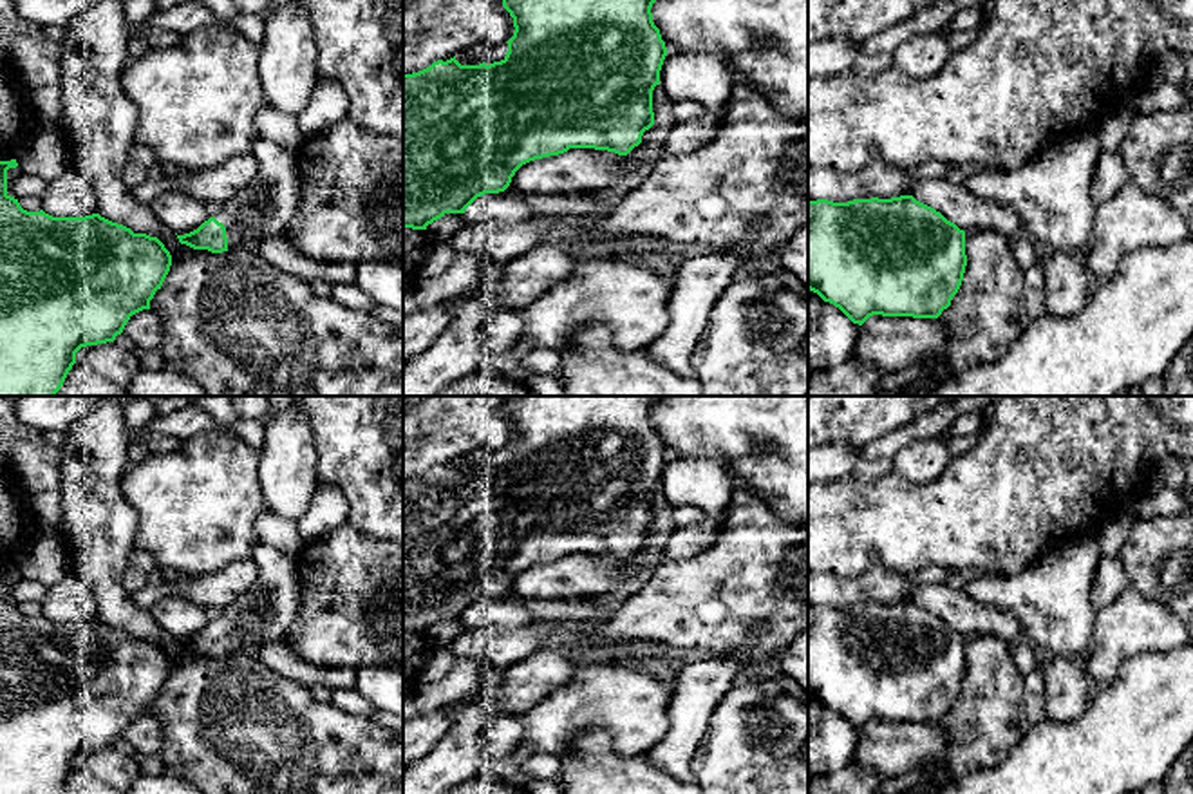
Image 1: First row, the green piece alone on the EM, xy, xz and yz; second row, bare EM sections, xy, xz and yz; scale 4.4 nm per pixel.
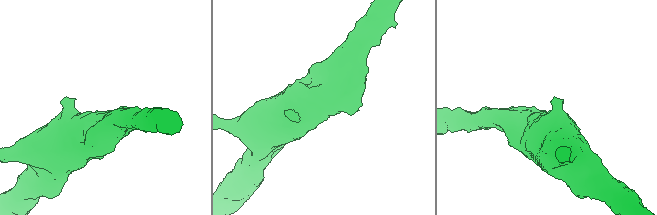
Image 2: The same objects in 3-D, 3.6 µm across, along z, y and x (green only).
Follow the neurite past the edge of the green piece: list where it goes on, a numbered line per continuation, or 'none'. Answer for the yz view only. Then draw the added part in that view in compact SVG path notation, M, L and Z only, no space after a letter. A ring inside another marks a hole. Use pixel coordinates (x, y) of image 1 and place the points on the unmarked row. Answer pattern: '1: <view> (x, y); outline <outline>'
none

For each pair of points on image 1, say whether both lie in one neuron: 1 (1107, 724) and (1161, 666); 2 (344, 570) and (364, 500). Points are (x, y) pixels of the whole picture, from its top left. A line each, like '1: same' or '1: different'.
1: same
2: different

